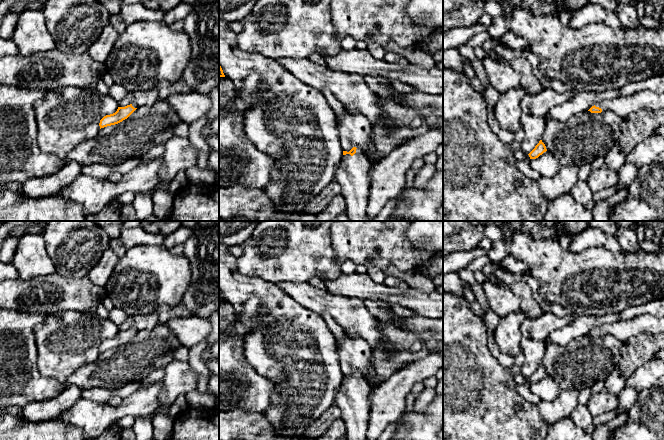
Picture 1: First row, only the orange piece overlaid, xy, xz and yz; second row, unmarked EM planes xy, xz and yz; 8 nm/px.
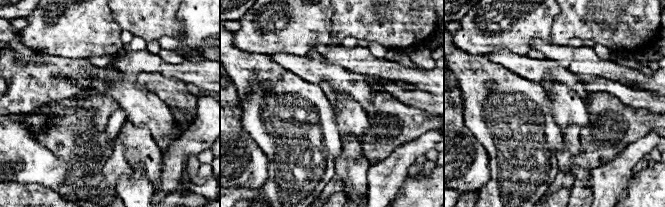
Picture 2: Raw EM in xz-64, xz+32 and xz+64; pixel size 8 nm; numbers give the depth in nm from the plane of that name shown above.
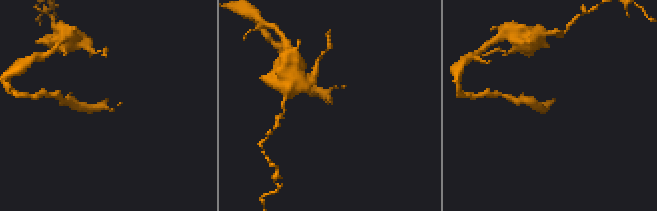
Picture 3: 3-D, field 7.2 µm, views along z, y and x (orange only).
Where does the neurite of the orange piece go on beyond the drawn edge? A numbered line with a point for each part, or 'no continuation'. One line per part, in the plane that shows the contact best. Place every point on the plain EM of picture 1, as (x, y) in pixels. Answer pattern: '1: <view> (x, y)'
1: xz (352, 396)

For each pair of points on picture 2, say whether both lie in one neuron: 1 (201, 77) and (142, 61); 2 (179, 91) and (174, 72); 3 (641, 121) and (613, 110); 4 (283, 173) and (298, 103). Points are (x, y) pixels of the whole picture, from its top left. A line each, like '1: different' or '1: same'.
1: same
2: different
3: same
4: same

